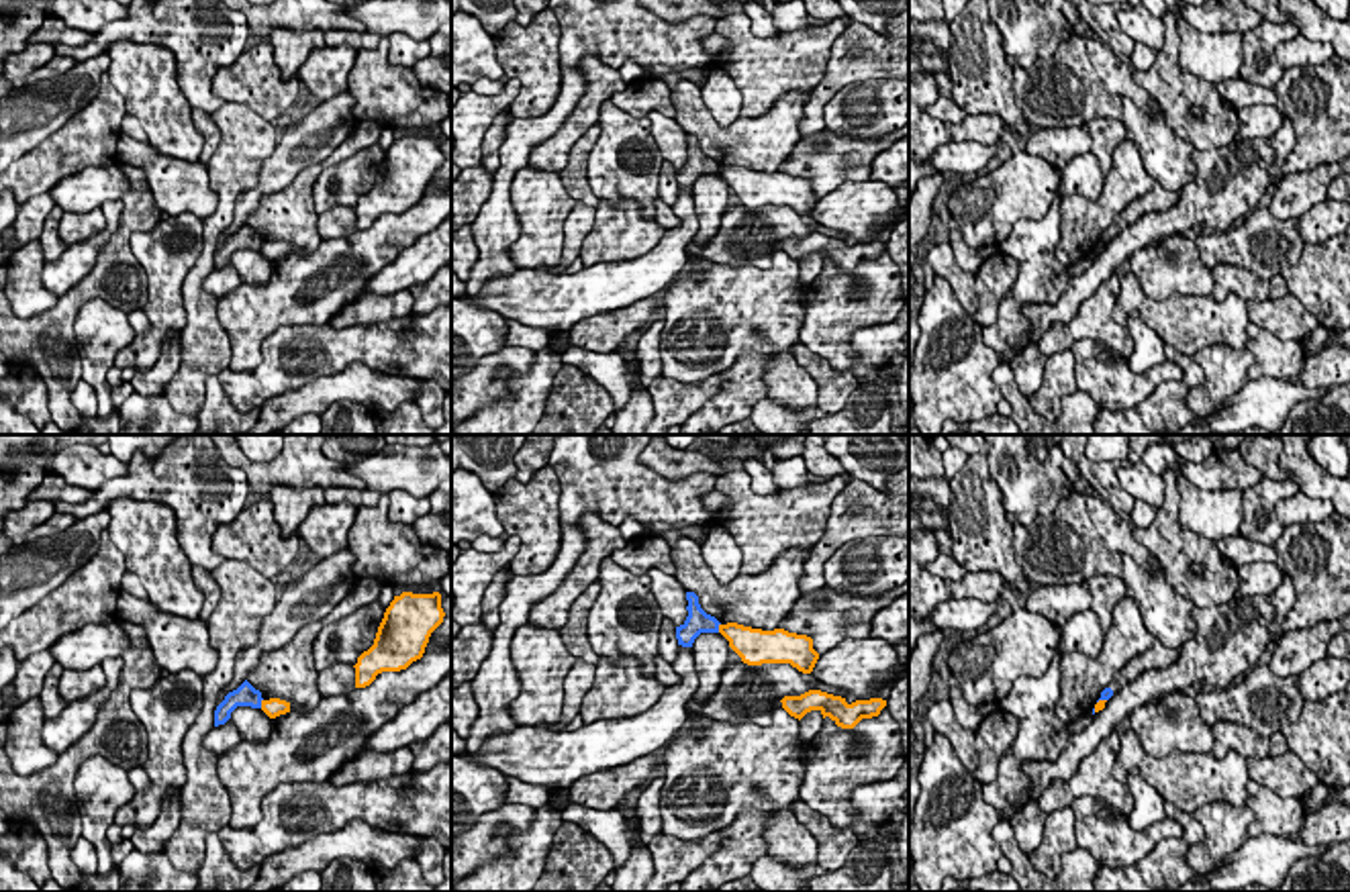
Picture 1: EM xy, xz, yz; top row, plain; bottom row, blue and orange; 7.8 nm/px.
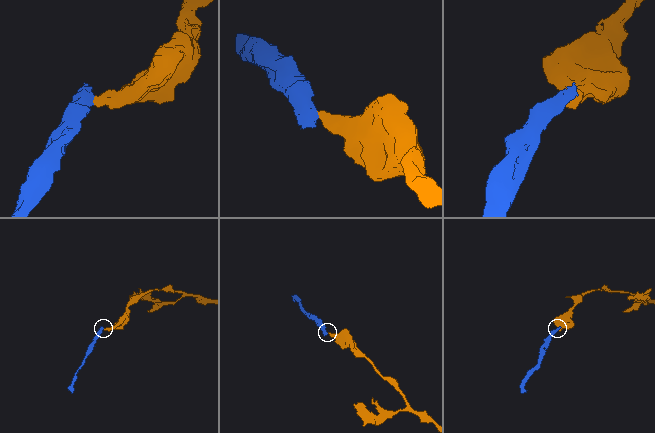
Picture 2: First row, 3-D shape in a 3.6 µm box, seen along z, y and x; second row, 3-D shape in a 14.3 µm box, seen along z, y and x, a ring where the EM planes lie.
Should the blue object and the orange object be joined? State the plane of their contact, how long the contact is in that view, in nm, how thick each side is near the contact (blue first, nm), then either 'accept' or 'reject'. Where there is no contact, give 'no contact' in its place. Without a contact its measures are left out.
meets blue in xy; contact 80 nm long; 180 nm thick on the blue side, 160 nm on the other; reject

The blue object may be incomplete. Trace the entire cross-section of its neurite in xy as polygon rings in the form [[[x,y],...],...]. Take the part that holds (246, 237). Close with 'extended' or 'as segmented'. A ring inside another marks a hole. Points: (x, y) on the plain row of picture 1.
[[[247,222],[233,235],[214,253],[214,269],[225,267],[231,261],[231,255],[237,249],[261,251],[261,235],[255,233]]] | as segmented

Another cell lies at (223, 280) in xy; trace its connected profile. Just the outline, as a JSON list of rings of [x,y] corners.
[[[227,263],[225,267],[212,269],[202,284],[202,288],[206,292],[214,294],[216,298],[223,298],[225,294],[229,294],[237,286],[241,286],[241,278],[231,267],[231,263]]]

